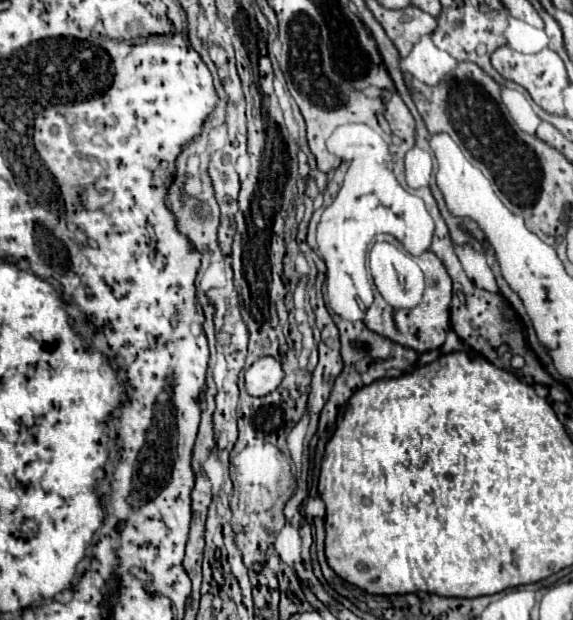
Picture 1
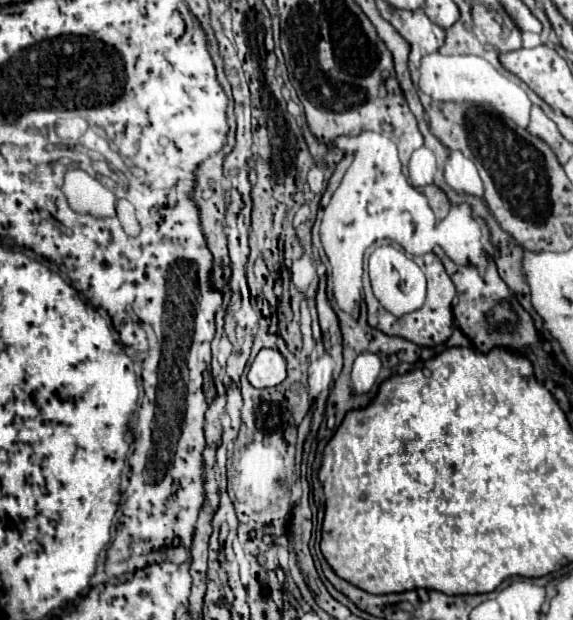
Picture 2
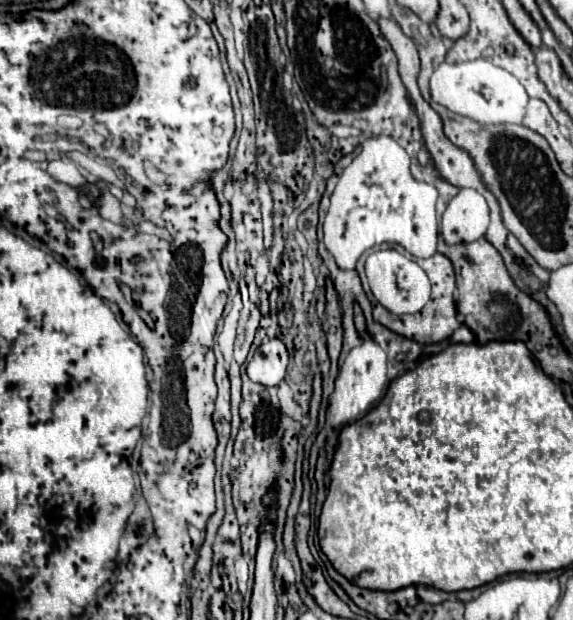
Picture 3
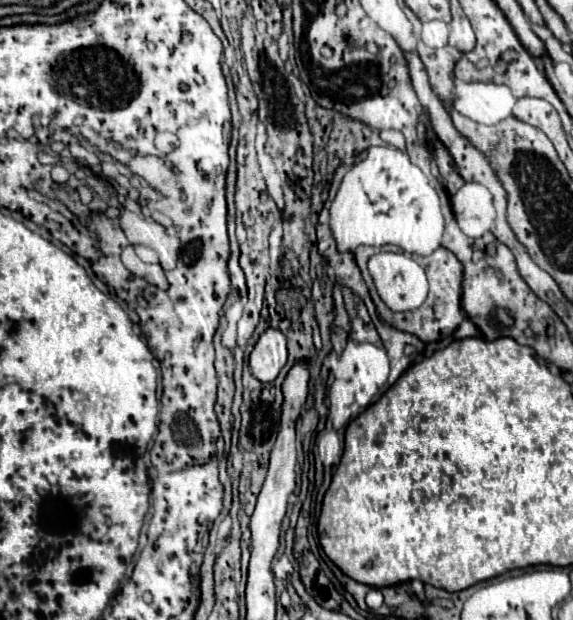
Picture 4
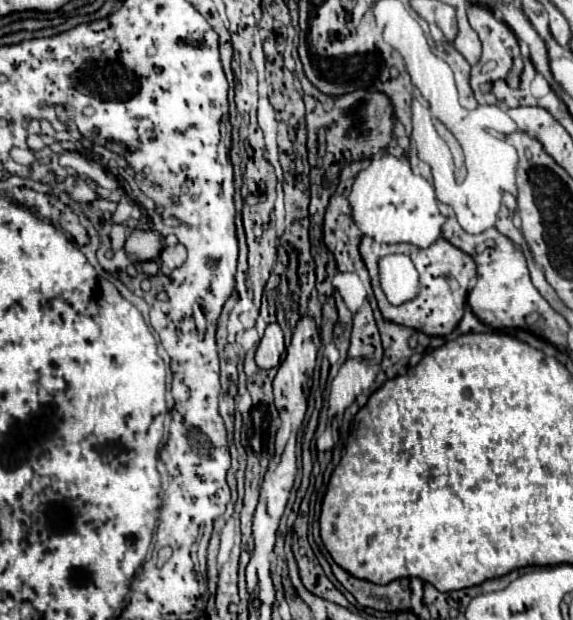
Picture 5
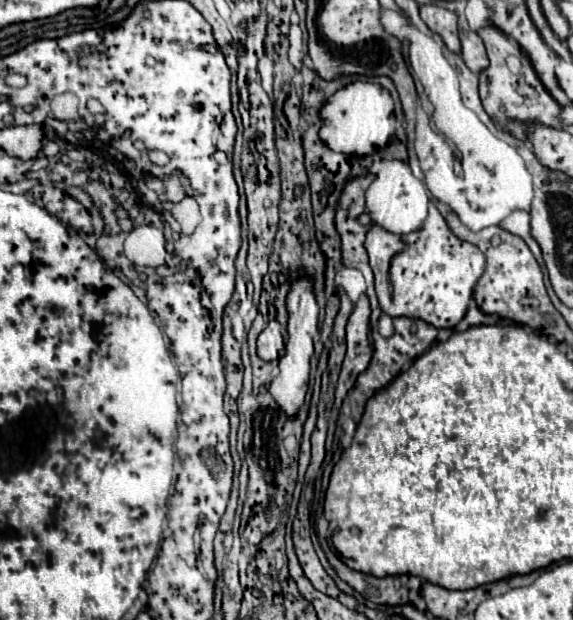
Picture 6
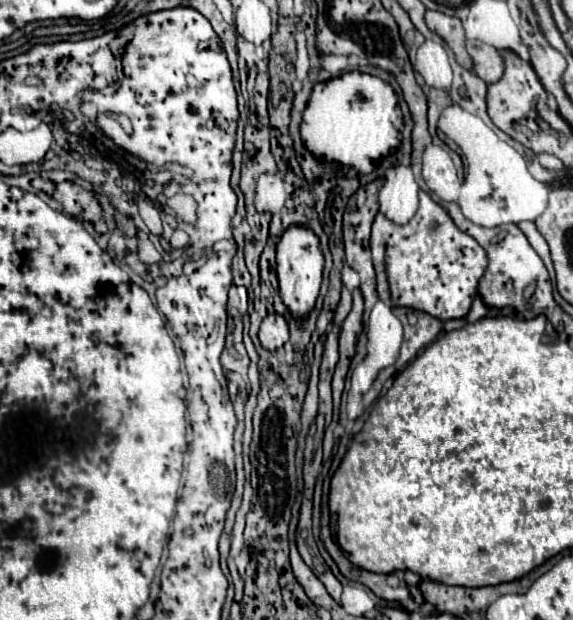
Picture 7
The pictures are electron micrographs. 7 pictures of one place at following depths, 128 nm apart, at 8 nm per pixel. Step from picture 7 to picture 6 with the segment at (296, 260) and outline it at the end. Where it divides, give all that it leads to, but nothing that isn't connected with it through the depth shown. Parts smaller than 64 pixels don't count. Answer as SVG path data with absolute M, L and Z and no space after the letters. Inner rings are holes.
M302 278L298 280L286 300L288 306L288 342L286 342L286 354L280 358L280 372L270 384L270 394L276 400L276 404L282 408L282 412L294 420L298 410L304 404L304 396L308 390L308 378L310 378L310 358L314 354L314 340L312 332L318 334L318 304L312 294L312 282Z

